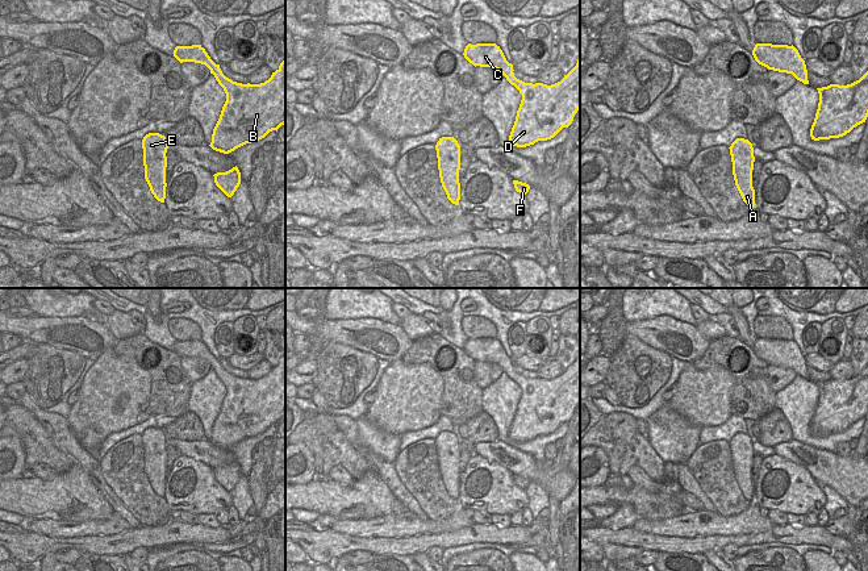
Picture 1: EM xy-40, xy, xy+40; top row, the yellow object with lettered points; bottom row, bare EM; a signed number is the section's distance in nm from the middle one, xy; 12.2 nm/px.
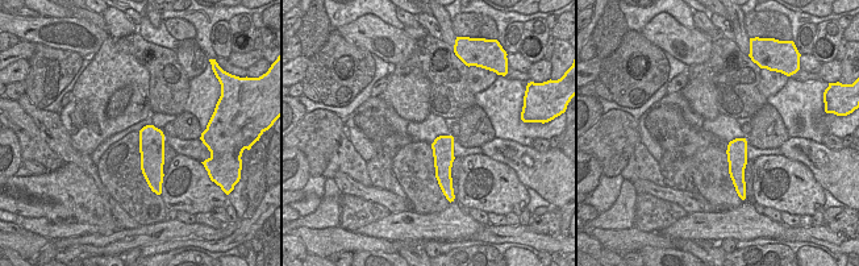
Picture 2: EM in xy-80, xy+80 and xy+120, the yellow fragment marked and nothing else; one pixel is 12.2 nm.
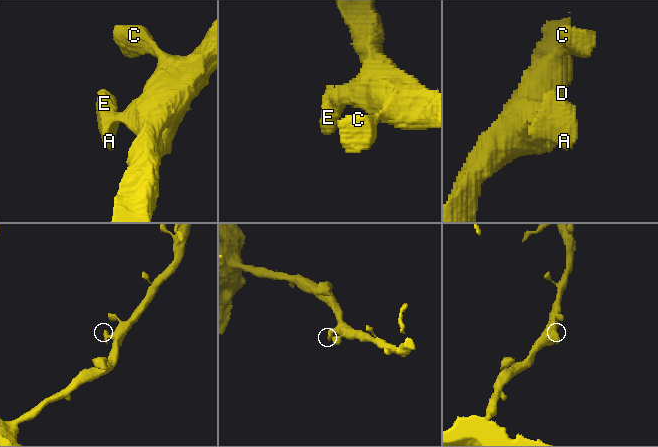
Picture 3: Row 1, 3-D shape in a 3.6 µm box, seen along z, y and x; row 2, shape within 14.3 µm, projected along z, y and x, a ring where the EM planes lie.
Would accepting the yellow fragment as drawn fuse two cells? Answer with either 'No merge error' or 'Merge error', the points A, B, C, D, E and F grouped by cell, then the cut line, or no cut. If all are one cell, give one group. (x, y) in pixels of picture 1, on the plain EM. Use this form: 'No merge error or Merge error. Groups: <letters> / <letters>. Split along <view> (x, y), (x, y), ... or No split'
No merge error. Groups: A B C D E F. No split.

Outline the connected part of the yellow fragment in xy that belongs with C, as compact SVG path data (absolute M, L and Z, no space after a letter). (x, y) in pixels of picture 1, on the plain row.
M468 338L463 347L464 353L475 362L491 362L498 364L506 375L522 389L516 416L512 422L509 437L517 442L526 442L538 435L554 433L563 422L568 422L580 404L580 351L576 360L564 372L551 380L543 378L525 378L514 371L513 359L509 358L496 338Z

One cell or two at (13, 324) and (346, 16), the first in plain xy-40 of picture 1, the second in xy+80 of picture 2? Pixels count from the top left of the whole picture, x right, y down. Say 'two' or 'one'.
two

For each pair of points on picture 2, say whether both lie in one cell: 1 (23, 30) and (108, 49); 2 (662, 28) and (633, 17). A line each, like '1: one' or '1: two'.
1: two
2: two

